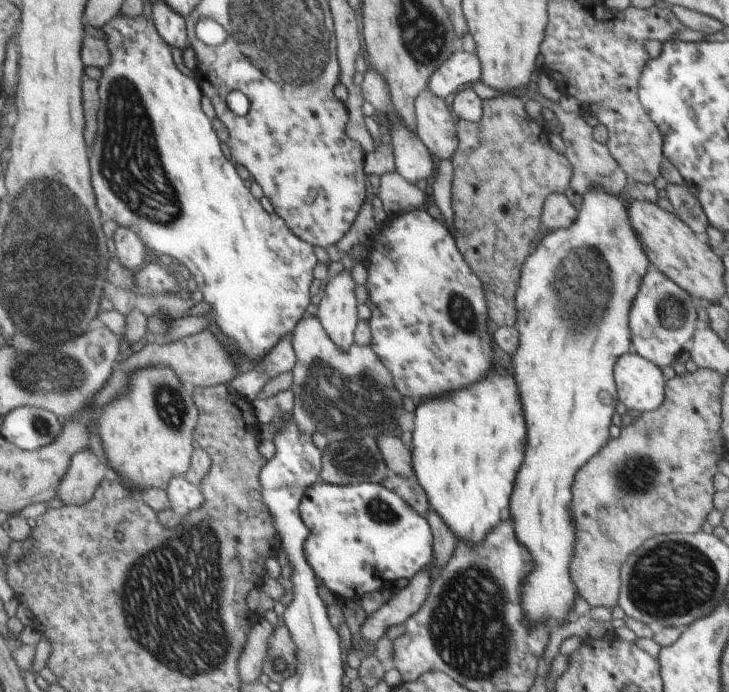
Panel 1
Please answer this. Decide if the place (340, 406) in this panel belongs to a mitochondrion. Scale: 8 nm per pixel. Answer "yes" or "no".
yes

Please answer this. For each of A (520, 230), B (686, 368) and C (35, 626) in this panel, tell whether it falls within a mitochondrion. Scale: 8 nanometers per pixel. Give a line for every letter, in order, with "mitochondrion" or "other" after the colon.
A: mitochondrion
B: other
C: other

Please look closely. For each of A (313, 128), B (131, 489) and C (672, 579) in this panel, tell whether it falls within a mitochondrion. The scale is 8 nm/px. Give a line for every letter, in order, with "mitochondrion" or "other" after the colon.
A: other
B: other
C: mitochondrion

